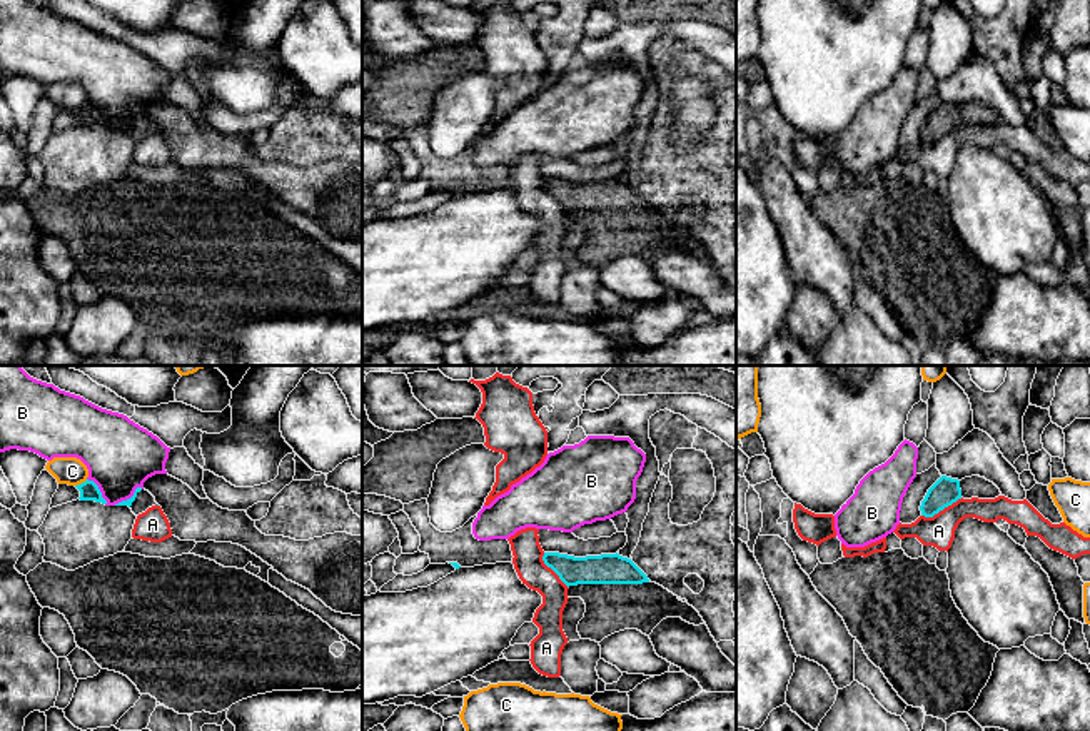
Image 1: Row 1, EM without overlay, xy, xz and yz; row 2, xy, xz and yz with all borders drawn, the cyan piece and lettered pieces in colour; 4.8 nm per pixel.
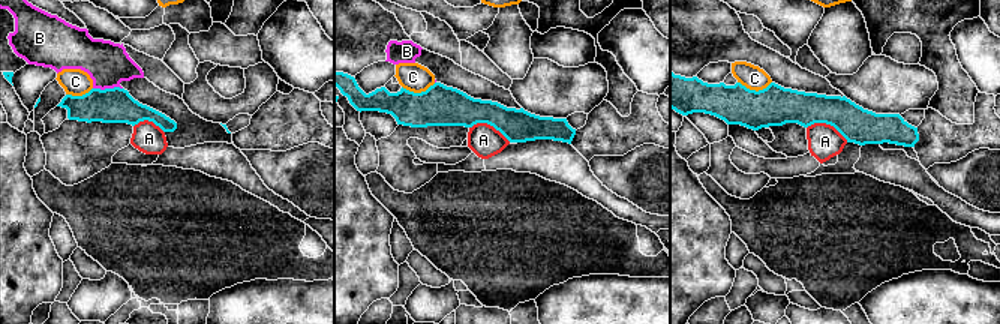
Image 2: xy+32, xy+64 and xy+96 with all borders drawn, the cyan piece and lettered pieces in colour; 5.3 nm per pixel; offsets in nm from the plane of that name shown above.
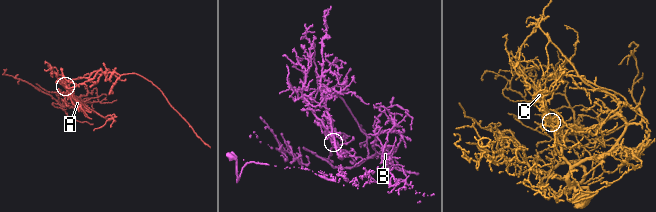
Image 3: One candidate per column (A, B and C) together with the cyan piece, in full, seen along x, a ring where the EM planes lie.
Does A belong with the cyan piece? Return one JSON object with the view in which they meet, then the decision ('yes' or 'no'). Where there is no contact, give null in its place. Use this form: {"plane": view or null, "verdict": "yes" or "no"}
{"plane": "yz", "verdict": "no"}

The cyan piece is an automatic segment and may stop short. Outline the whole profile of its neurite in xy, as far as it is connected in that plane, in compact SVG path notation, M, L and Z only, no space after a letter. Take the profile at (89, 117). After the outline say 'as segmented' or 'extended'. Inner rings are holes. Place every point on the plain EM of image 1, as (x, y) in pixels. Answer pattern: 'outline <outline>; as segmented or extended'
outline M85 107L78 112L75 112L80 117L80 127L95 127L95 129L102 129L107 130L107 127L102 124L102 118L98 115L98 112L93 107Z; as segmented

